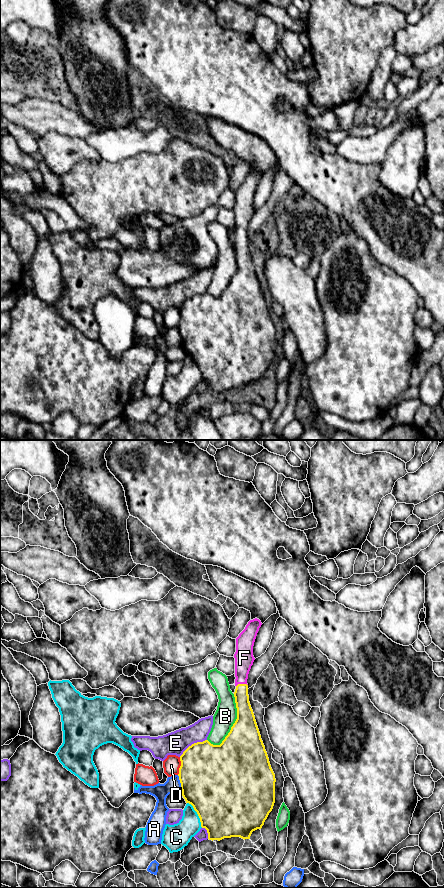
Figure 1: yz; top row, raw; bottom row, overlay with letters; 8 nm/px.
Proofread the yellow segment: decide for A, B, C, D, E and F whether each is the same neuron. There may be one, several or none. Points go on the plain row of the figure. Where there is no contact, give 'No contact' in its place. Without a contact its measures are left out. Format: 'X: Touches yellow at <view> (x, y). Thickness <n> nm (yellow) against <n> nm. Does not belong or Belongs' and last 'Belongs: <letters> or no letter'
A: Touches yellow at yz (181, 337). Thickness 500 nm (yellow) against 130 nm. Does not belong
B: Touches yellow at yz (235, 274). Thickness 360 nm (yellow) against 180 nm. Does not belong
C: Touches yellow at yz (197, 365). Thickness 500 nm (yellow) against 200 nm. Does not belong
D: Touches yellow at yz (180, 318). Thickness 480 nm (yellow) against 140 nm. Does not belong
E: Touches yellow at yz (192, 296). Thickness 440 nm (yellow) against 190 nm. Does not belong
F: Touches yellow at yz (241, 236). Thickness 130 nm (yellow) against 150 nm. Belongs
Belongs: F

